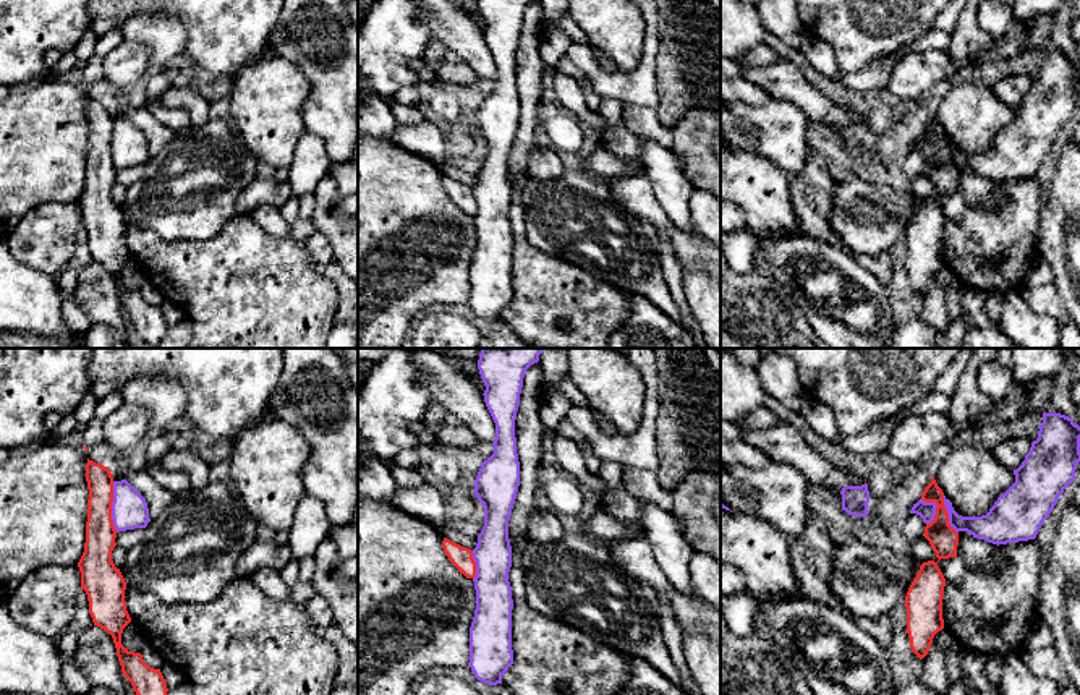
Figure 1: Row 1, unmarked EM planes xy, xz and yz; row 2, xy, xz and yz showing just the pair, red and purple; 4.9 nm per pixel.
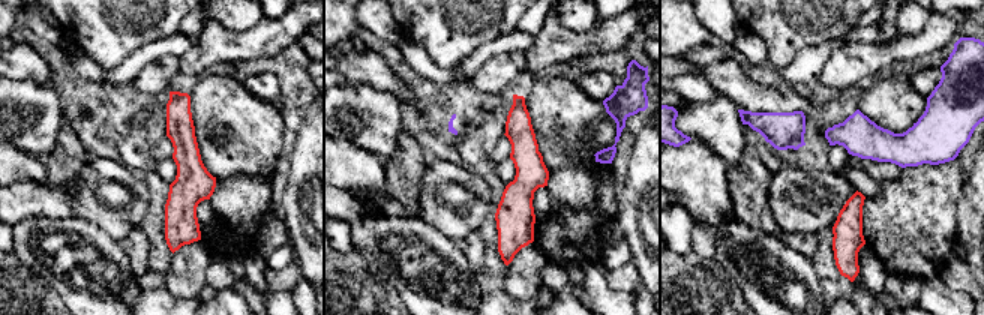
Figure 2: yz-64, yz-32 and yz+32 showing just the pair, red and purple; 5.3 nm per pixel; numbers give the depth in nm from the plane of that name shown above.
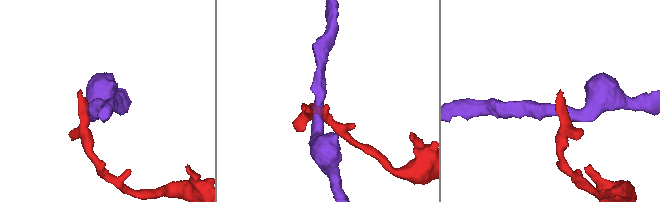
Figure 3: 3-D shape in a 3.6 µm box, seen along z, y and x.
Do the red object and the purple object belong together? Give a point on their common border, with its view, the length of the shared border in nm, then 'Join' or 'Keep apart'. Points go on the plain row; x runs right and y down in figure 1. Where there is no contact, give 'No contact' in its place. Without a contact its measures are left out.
Touches red at xy (110, 144). Shared border 260 nm. Keep apart

